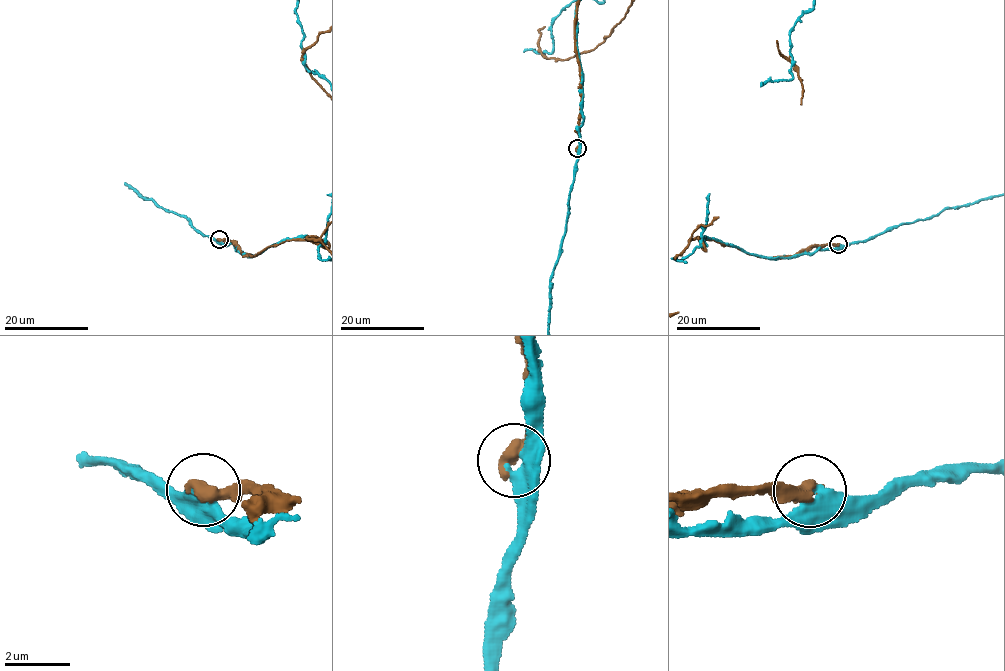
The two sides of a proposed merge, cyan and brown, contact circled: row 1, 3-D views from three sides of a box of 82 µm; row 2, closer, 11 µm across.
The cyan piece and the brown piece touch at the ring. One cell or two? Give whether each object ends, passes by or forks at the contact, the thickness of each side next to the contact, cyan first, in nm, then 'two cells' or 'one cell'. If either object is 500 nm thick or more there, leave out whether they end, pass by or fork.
cyan passes by; brown ends; calibres 360 and 480 nm; two cells

